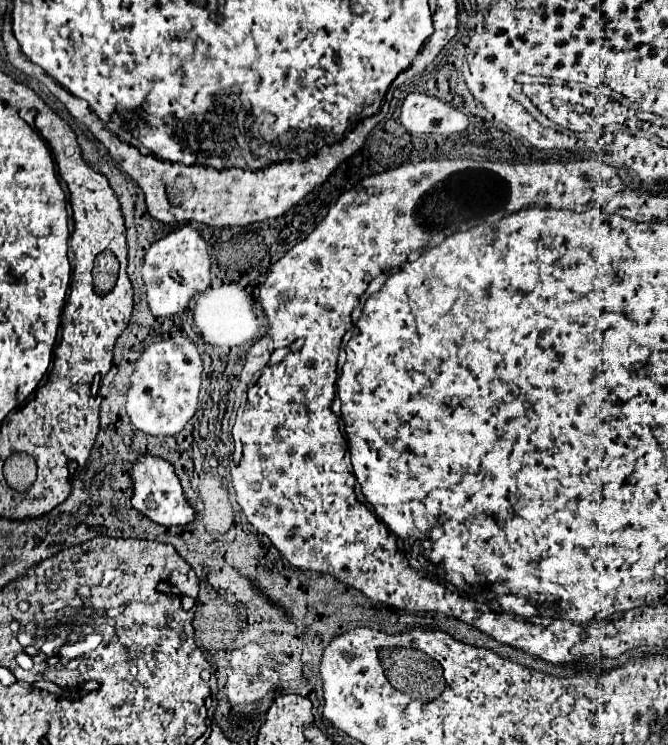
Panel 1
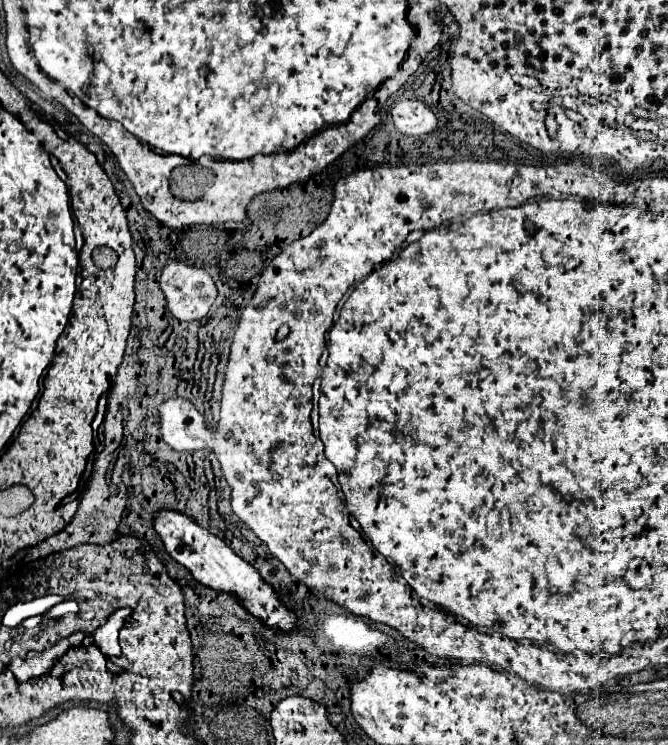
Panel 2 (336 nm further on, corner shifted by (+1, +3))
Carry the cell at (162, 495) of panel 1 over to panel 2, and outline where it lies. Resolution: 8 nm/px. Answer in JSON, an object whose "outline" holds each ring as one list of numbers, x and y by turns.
{"outline":[[160,508,154,512,154,528,156,528,158,536,162,538,166,552,176,562,186,566,200,584,210,586,214,590,224,590,224,592,236,594,244,602,244,606,248,608,250,614,254,614,256,618,260,618,266,626,270,626,274,630,288,632,294,628,296,616,280,602,278,594,272,590,270,584,266,584,260,578,256,568,252,564,248,564,246,560,242,560,238,554,234,554,226,546,226,542,220,540,218,536,214,536,208,528,202,528,192,516,186,516,180,510]]}

